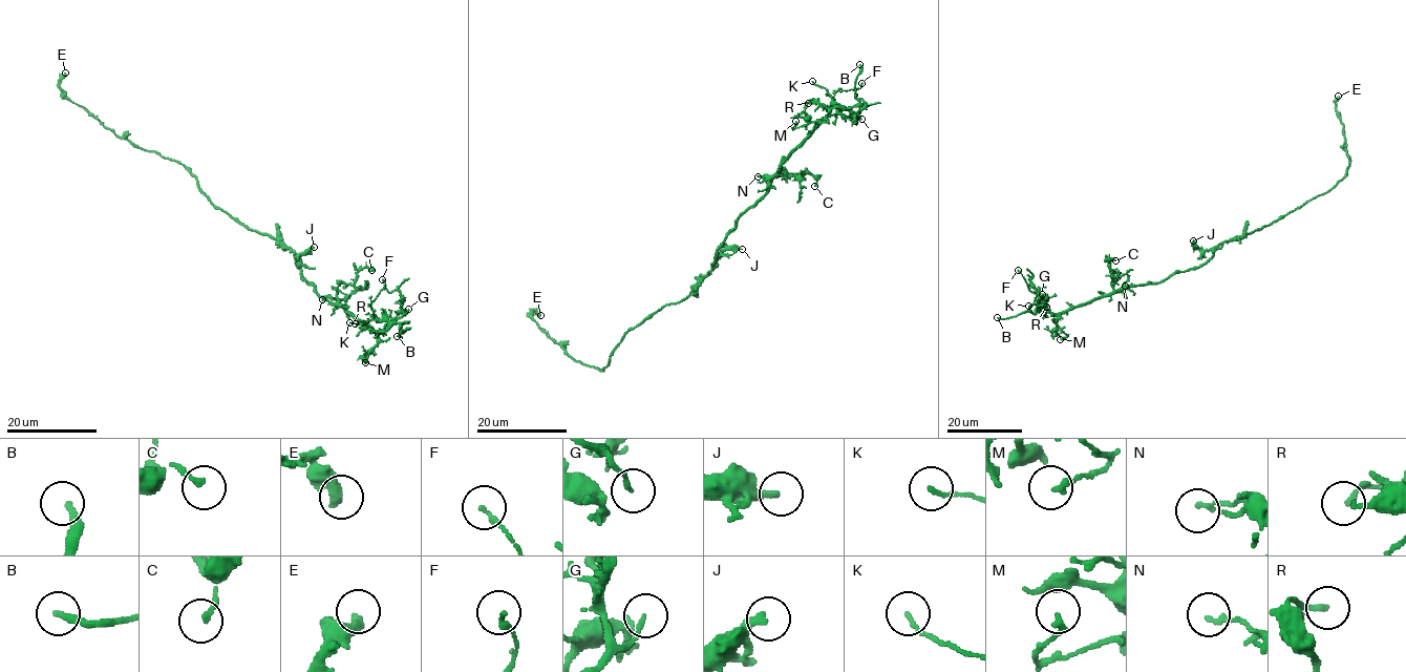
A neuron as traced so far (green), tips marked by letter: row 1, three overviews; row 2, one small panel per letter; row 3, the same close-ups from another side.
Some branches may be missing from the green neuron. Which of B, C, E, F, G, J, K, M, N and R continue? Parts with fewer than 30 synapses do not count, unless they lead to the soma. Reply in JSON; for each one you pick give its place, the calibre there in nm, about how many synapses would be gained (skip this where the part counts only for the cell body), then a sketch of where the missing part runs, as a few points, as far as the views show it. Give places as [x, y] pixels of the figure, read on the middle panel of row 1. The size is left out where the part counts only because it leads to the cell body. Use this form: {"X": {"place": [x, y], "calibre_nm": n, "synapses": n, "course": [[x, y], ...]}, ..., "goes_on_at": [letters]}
{"B": {"place": [859, 64], "calibre_nm": 240, "course": [[859, 64], [856, 42], [847, 29]]}, "goes_on_at": ["B"]}

